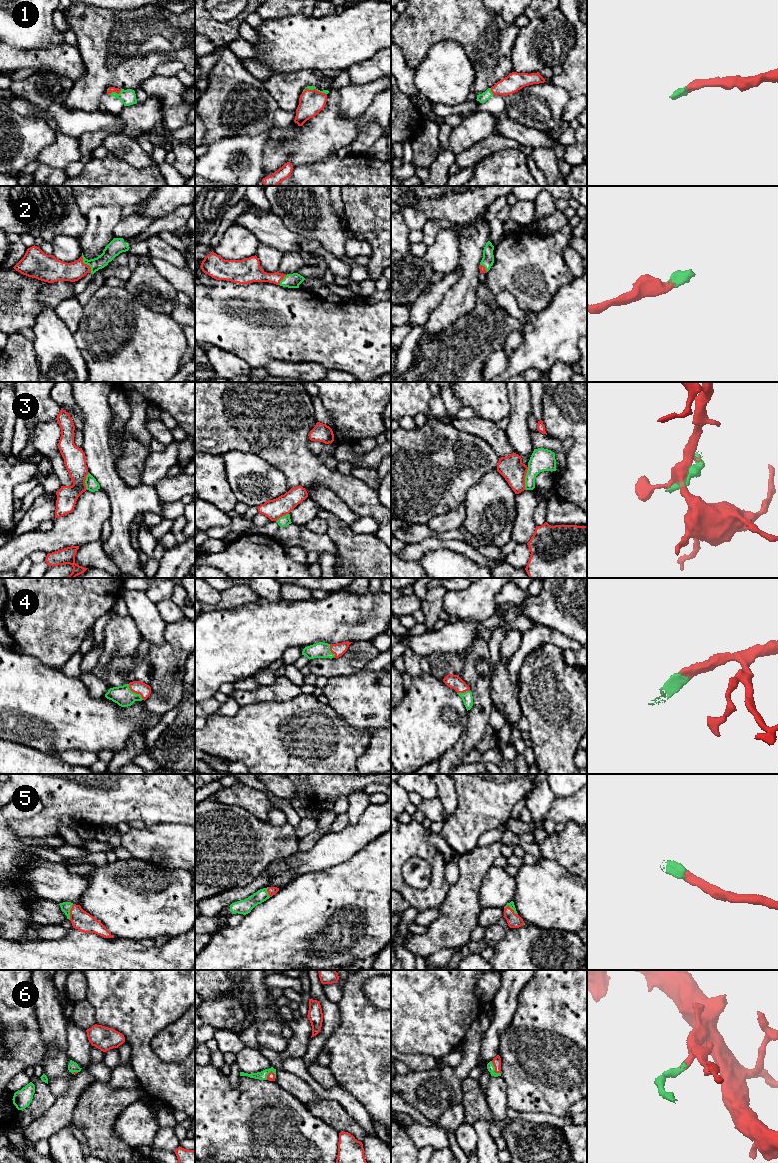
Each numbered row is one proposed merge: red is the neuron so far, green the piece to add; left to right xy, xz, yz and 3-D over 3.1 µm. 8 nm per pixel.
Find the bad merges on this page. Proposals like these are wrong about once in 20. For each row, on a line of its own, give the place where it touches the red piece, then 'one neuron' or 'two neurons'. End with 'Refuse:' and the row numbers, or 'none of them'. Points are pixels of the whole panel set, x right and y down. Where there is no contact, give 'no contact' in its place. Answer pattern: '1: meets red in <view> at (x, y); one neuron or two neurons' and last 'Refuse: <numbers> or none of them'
1: meets red in xz at (314, 89); one neuron
2: meets red in xy at (86, 264); one neuron
3: meets red in yz at (524, 478); two neurons
4: meets red in xy at (135, 692); one neuron
5: meets red in yz at (510, 908); one neuron
6: meets red in yz at (495, 1069); one neuron
Refuse: 3

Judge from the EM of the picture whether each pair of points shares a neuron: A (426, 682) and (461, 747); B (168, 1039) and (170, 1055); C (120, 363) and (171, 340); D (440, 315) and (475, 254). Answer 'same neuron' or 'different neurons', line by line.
A: different neurons
B: same neuron
C: same neuron
D: same neuron

